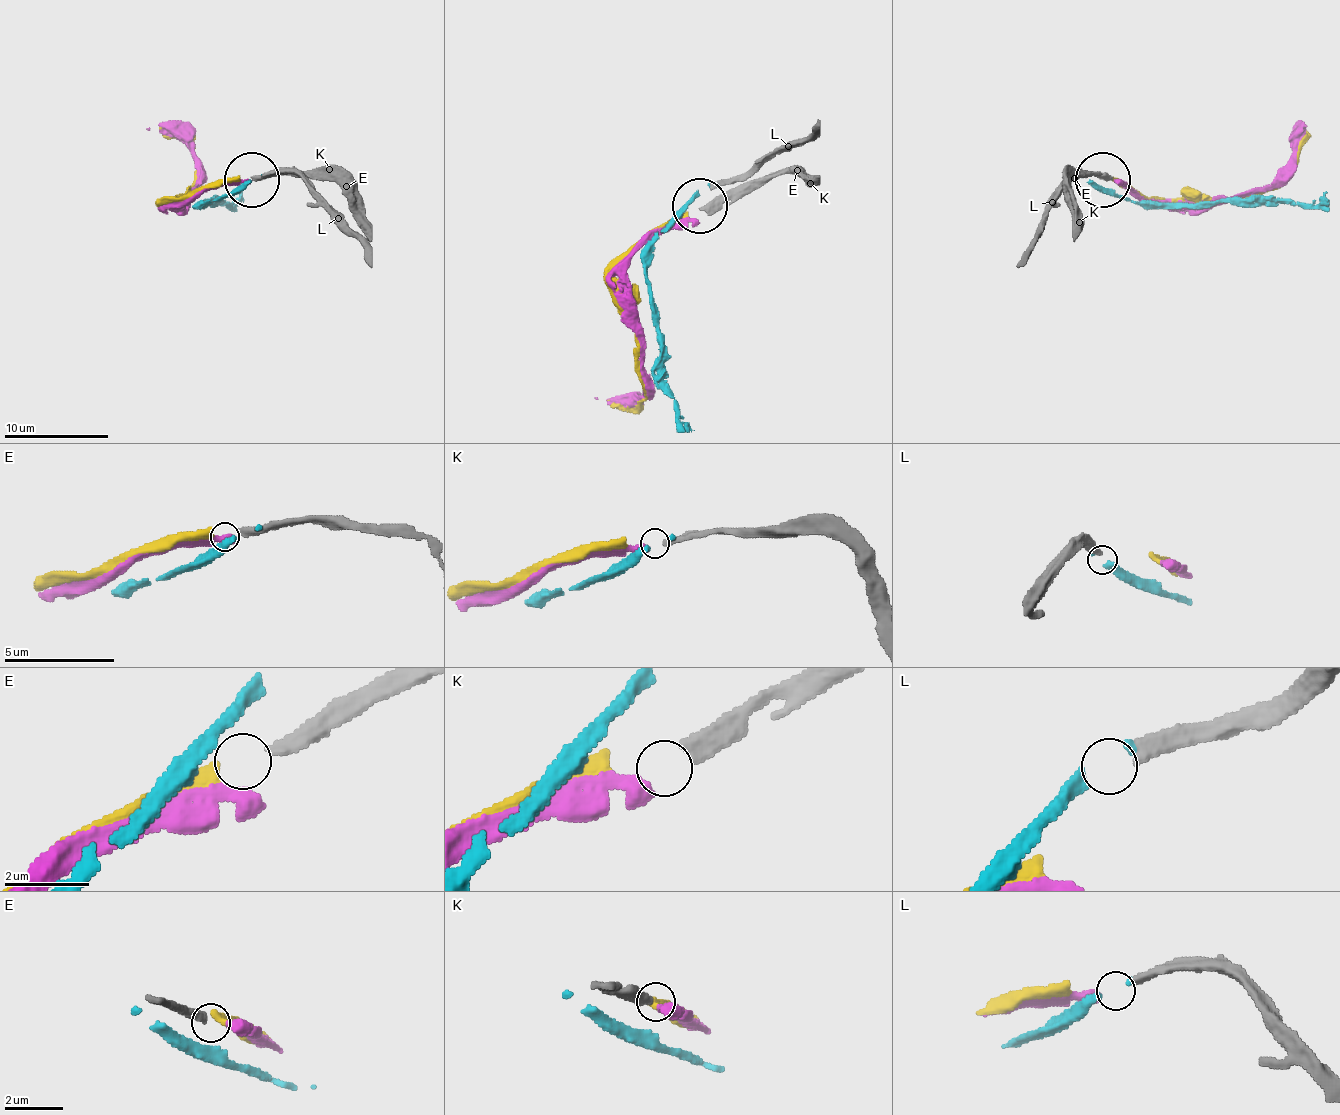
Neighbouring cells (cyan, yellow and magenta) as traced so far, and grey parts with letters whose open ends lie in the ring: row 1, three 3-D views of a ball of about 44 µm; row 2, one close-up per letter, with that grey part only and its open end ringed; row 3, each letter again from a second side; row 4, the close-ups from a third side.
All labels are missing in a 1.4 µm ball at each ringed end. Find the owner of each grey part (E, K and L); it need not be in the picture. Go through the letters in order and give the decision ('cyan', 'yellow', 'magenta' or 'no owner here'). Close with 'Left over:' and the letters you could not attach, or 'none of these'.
E: yellow
K: magenta
L: cyan
Left over: none of these

